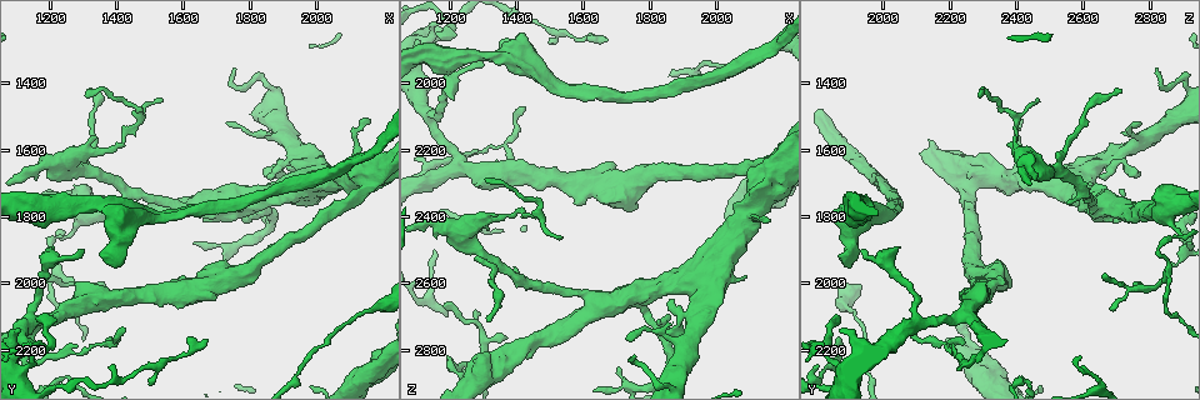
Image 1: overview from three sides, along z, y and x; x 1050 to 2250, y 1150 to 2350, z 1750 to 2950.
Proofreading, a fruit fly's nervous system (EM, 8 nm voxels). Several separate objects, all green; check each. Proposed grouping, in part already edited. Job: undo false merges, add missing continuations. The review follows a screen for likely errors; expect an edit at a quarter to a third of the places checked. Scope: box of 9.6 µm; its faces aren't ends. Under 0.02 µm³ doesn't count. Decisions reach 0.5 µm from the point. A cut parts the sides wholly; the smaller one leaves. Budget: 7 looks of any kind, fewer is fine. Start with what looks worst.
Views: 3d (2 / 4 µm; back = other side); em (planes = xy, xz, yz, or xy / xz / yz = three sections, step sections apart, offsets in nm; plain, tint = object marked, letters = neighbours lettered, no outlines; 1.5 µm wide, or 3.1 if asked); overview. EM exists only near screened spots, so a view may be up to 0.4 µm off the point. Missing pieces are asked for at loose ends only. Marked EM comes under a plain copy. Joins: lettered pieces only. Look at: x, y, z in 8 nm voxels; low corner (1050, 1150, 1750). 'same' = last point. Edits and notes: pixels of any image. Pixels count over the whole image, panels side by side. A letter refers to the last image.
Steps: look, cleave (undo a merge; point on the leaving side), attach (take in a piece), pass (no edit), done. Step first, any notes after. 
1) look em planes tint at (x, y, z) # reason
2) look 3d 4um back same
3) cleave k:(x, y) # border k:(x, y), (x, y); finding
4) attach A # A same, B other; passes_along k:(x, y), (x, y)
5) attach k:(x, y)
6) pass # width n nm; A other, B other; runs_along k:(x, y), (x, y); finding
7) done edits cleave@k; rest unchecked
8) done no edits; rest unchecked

look em planes letters at (1140, 2120, 2100) # abrupt turn

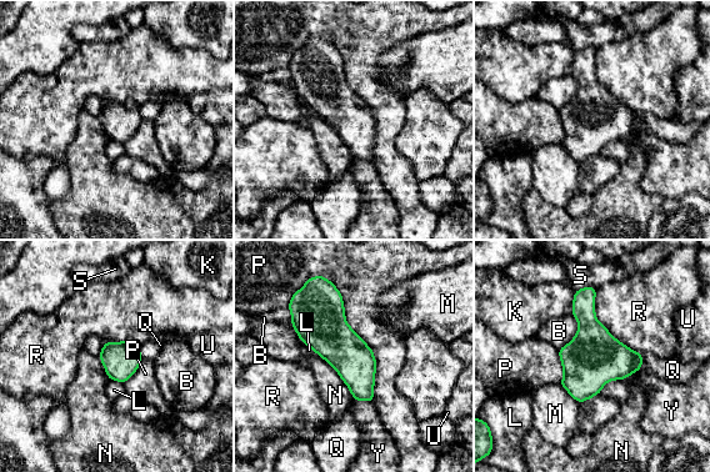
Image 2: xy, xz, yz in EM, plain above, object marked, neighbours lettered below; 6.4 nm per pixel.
pass # B other, K other, L other, M other, N other, P other, Q other, R other, S other, U other, Y other; border 2:(320, 356), (335, 370), (354, 400); continuous, no second cell

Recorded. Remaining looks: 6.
look em planes letters at (1750, 1360, 2810) # free end

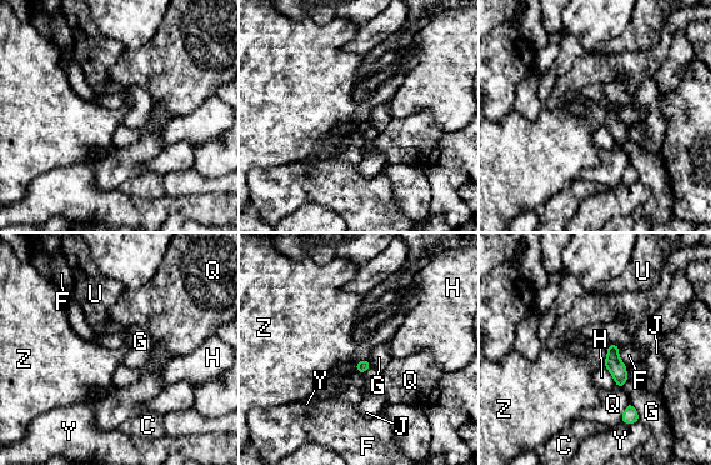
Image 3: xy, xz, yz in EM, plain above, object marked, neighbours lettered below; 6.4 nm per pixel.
pass # C other, F other, G other, H other, J other, Q other, U other, Y other, Z other; border 3:(607, 348), (602, 365); no lettered piece goes on from it

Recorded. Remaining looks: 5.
look 3d 4um at (1540, 1450, 2470)

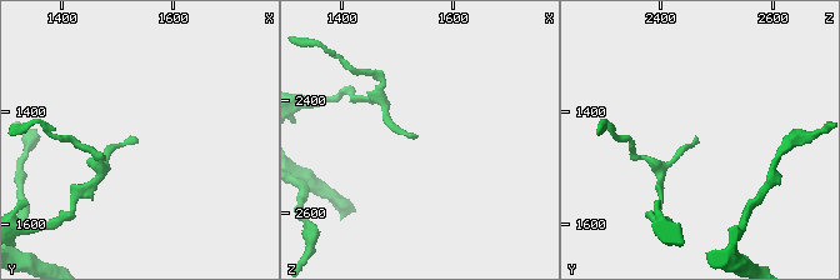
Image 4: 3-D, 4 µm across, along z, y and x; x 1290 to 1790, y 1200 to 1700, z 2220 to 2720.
look em planes letters at (1530, 1450, 2465) # now the EM

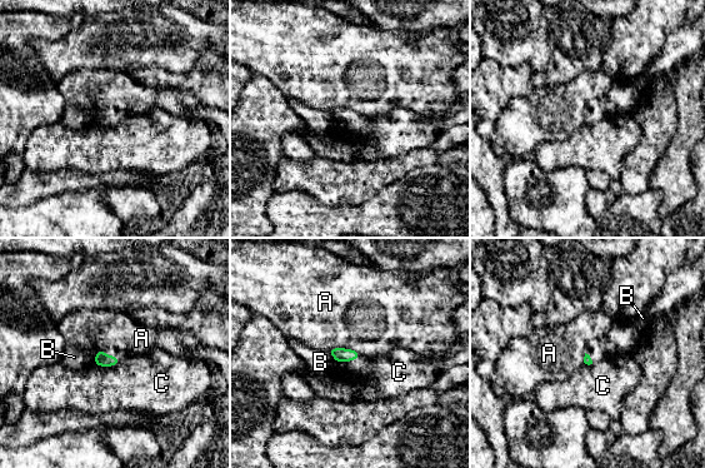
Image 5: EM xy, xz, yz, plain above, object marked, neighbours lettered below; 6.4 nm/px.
pass # A other, B other, C other; border 5:(120, 362), (113, 366), (94, 363); no lettered piece goes on from it

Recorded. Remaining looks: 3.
done no edits; rest unchecked

